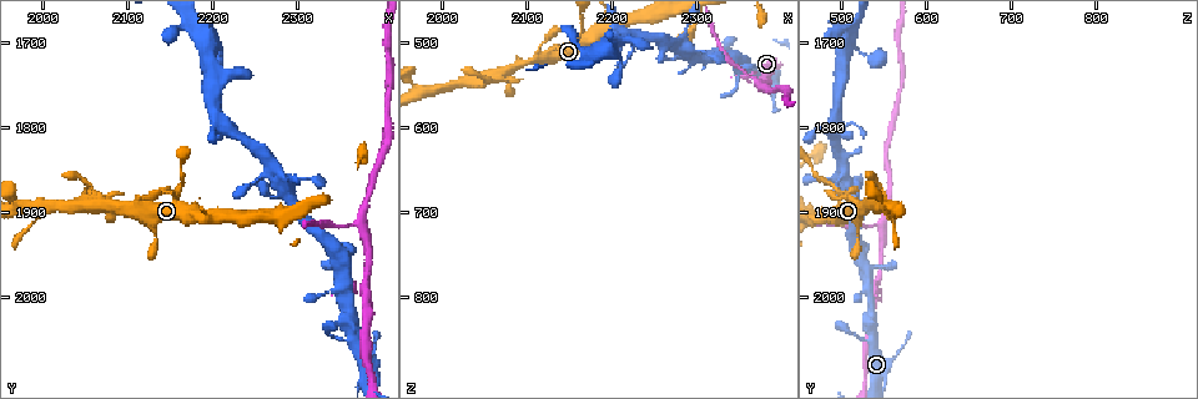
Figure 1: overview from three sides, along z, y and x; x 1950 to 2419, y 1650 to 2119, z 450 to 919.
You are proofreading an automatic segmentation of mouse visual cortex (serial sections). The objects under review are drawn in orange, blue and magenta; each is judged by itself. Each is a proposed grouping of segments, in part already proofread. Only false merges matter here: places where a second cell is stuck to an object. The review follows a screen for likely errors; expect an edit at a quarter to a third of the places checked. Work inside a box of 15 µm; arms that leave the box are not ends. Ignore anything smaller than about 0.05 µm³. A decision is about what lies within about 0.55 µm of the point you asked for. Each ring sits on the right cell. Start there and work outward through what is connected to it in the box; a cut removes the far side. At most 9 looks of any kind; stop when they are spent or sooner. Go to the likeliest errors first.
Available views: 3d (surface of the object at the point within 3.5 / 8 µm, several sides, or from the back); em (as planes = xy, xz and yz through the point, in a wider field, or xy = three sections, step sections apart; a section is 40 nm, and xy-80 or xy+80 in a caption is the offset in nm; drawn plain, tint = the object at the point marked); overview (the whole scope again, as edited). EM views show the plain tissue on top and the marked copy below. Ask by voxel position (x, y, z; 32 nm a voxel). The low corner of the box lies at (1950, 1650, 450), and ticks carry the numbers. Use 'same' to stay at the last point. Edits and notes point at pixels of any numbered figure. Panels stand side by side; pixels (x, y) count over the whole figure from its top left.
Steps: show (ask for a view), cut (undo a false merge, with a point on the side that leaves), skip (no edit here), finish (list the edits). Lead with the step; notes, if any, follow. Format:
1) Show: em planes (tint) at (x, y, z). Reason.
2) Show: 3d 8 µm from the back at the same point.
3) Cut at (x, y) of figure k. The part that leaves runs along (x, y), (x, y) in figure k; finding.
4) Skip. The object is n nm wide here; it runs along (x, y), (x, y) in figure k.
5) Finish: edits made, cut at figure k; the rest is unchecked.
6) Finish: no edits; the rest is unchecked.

Show: 3d 8 µm at (2375, 2005, 540). Sharp bend.

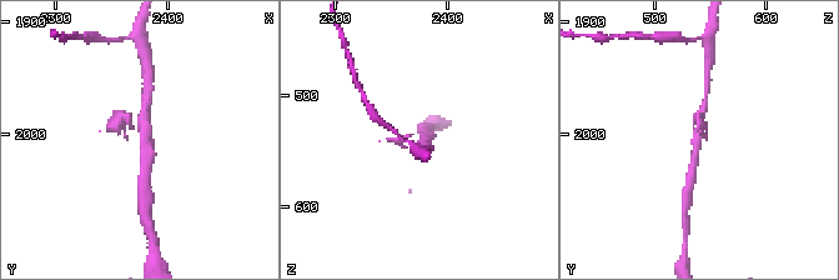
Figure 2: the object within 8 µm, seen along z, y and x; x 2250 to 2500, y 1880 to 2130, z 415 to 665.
Show: 3d 3.5 µm at (2380, 2004, 538).

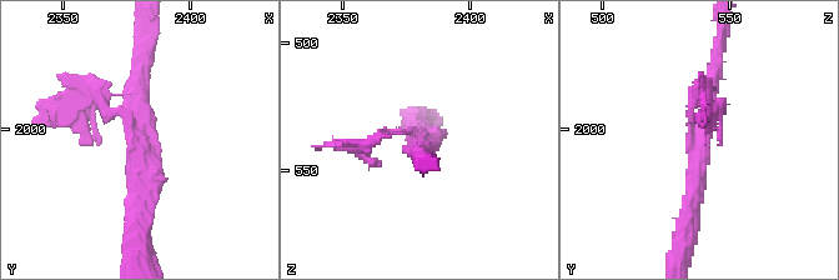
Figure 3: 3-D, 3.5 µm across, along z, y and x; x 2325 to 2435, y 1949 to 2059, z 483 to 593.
Show: em xy step 5 (tint) at (2380, 2004, 539).

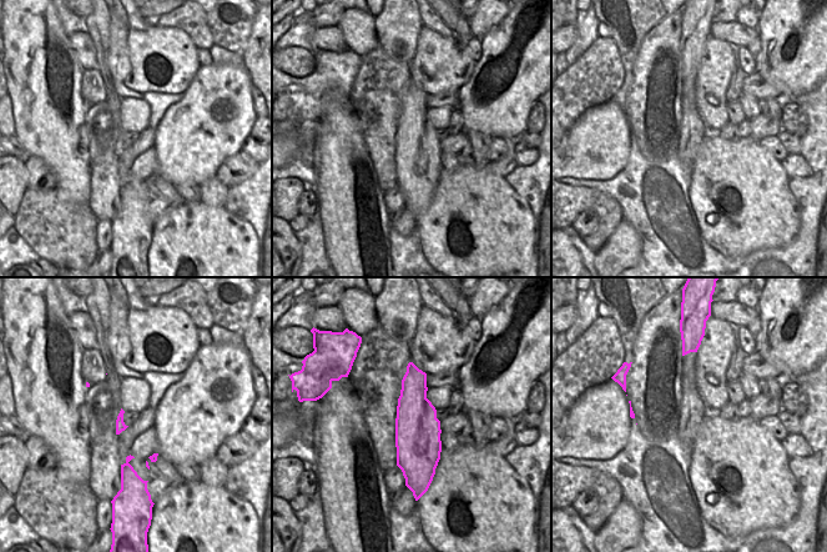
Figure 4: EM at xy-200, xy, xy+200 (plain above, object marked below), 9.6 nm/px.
Cut at (83, 141) of figure 3. 3 arms meet here; the part that leaves runs along (131, 130), (93, 91), (35, 119) in figure 3; two cells meet here.

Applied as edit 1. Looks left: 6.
Show: overview.

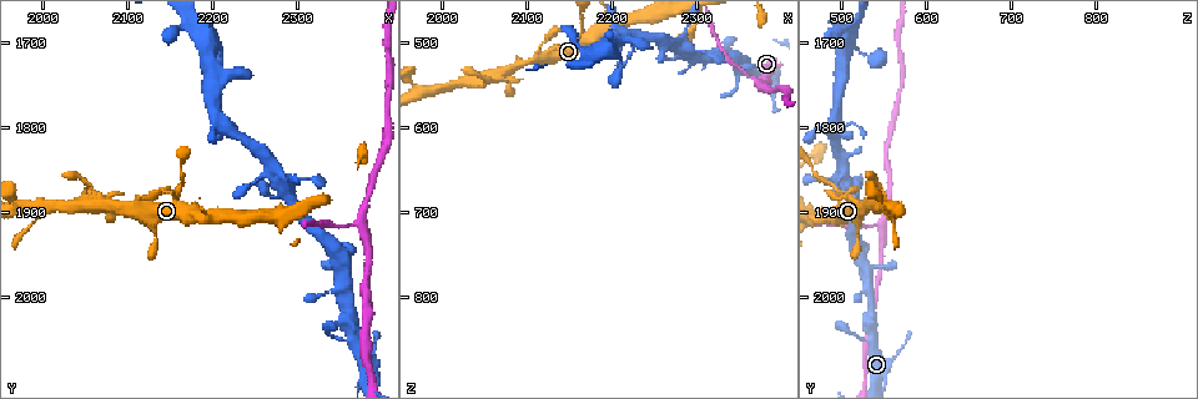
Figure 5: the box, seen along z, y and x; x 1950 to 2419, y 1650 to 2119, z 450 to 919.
Show: em xy step 1 (tint) at (2370, 1915, 550). Branch point.

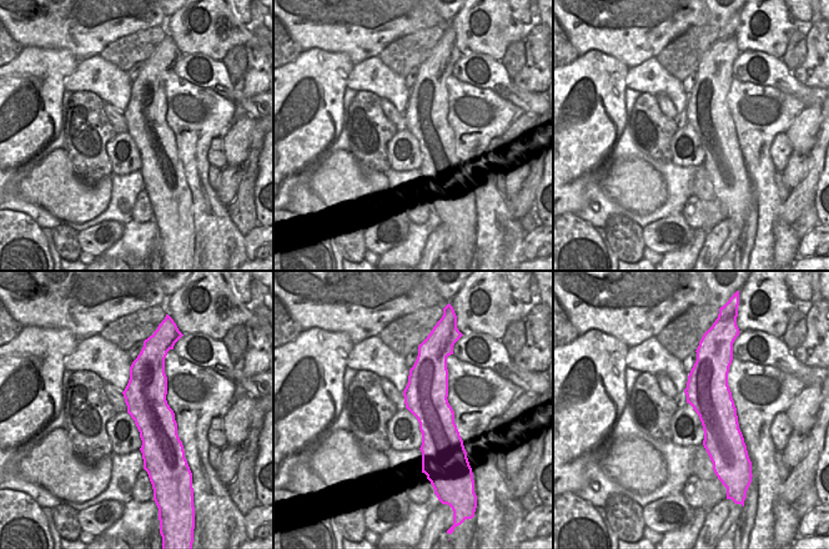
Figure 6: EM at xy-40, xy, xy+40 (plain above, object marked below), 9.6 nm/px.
Show: 3d 3.5 µm at the same point. Wider look.

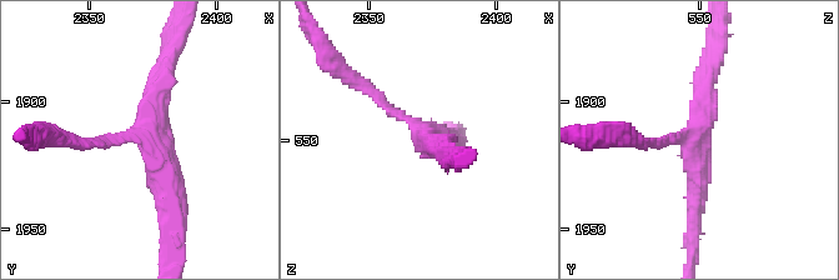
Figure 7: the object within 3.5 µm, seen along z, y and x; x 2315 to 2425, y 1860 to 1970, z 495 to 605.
Skip. The object is 420 nm wide here; it runs along (141, 357), (150, 411), (146, 463) in figure 6; one cell here.

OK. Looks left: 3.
Show: 3d 3.5 µm at (2280, 1865, 510). Calibre changes.

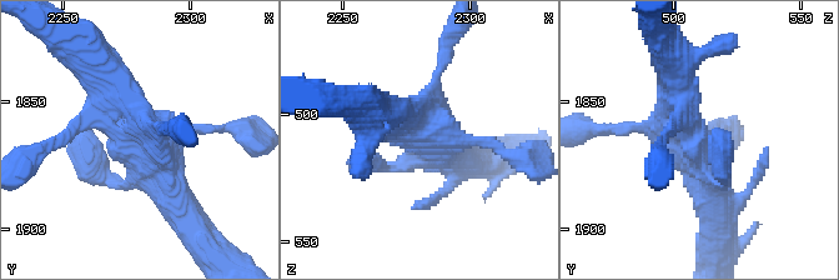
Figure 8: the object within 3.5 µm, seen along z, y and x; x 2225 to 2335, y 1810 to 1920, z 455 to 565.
Show: em xy step 1 (tint) at (2278, 1862, 506). Shape alone is not enough.

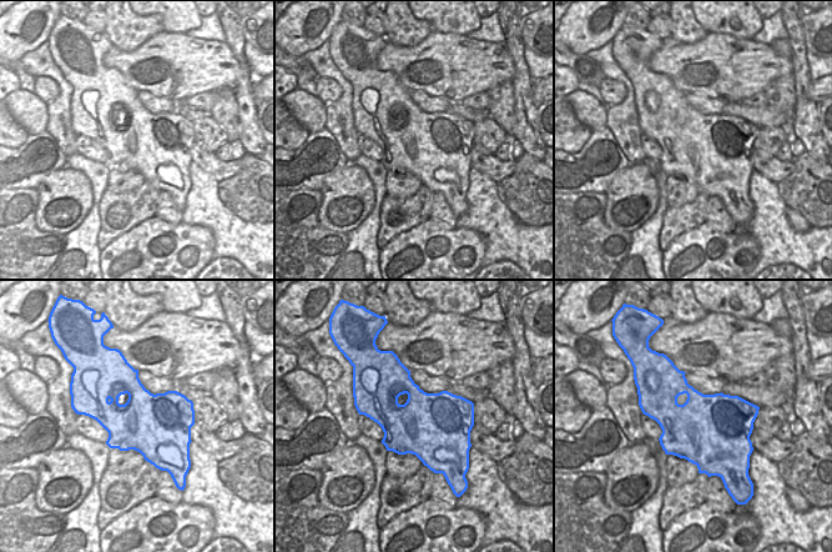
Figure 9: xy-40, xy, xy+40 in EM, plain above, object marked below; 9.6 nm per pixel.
Skip. It runs along (184, 213), (156, 136), (103, 79) in figure 8; all the same cell.

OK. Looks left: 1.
Finish: edits made, cut at figure 3; the rest is unchecked.

